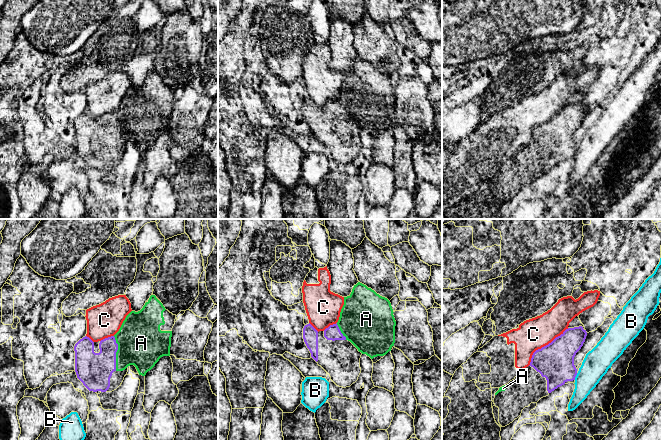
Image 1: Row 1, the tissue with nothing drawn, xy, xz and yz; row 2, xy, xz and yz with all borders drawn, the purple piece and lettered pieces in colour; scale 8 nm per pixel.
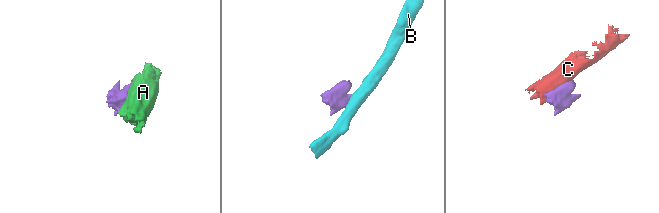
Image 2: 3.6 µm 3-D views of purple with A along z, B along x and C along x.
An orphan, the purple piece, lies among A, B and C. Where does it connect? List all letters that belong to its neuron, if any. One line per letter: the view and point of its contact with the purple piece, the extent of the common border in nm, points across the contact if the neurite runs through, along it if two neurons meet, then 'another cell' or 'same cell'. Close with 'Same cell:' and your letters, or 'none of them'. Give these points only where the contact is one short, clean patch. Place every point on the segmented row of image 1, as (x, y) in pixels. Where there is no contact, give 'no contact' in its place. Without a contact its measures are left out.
A: contact xy (115, 353); length 280 nm; another cell
B: contact yz (575, 376); length 60 nm; border yz (577, 373), (574, 379); another cell
C: contact yz (544, 346); length 440 nm; another cell
Same cell: none of them

